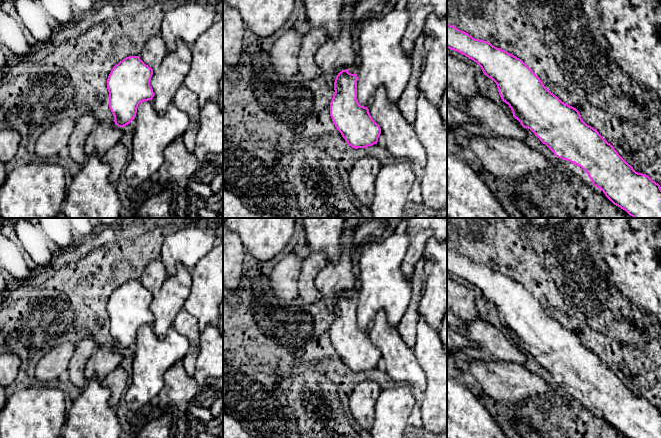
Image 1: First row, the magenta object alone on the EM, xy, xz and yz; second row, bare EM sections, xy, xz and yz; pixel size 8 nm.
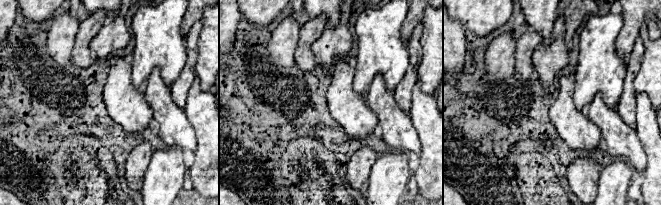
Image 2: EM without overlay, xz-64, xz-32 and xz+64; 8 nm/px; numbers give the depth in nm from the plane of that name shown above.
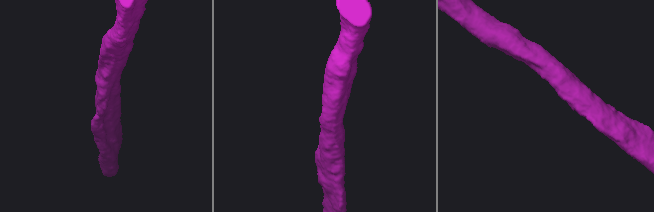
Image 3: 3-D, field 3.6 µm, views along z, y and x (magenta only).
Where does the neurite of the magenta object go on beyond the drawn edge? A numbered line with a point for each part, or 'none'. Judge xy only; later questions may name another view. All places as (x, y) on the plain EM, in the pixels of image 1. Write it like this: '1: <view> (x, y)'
none

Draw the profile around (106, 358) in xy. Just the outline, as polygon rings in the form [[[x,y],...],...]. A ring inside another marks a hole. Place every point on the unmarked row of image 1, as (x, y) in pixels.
[[[113,344],[98,346],[87,362],[86,379],[97,378],[100,383],[104,383],[105,377],[119,367],[122,360],[122,351],[118,351]]]

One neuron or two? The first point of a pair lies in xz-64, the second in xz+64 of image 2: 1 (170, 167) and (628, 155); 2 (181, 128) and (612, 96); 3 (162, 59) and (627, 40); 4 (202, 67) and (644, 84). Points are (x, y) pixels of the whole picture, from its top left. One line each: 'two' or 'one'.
1: two
2: two
3: two
4: one

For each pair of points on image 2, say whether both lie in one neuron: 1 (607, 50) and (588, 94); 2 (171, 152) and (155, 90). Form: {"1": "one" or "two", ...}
{"1": "one", "2": "two"}

